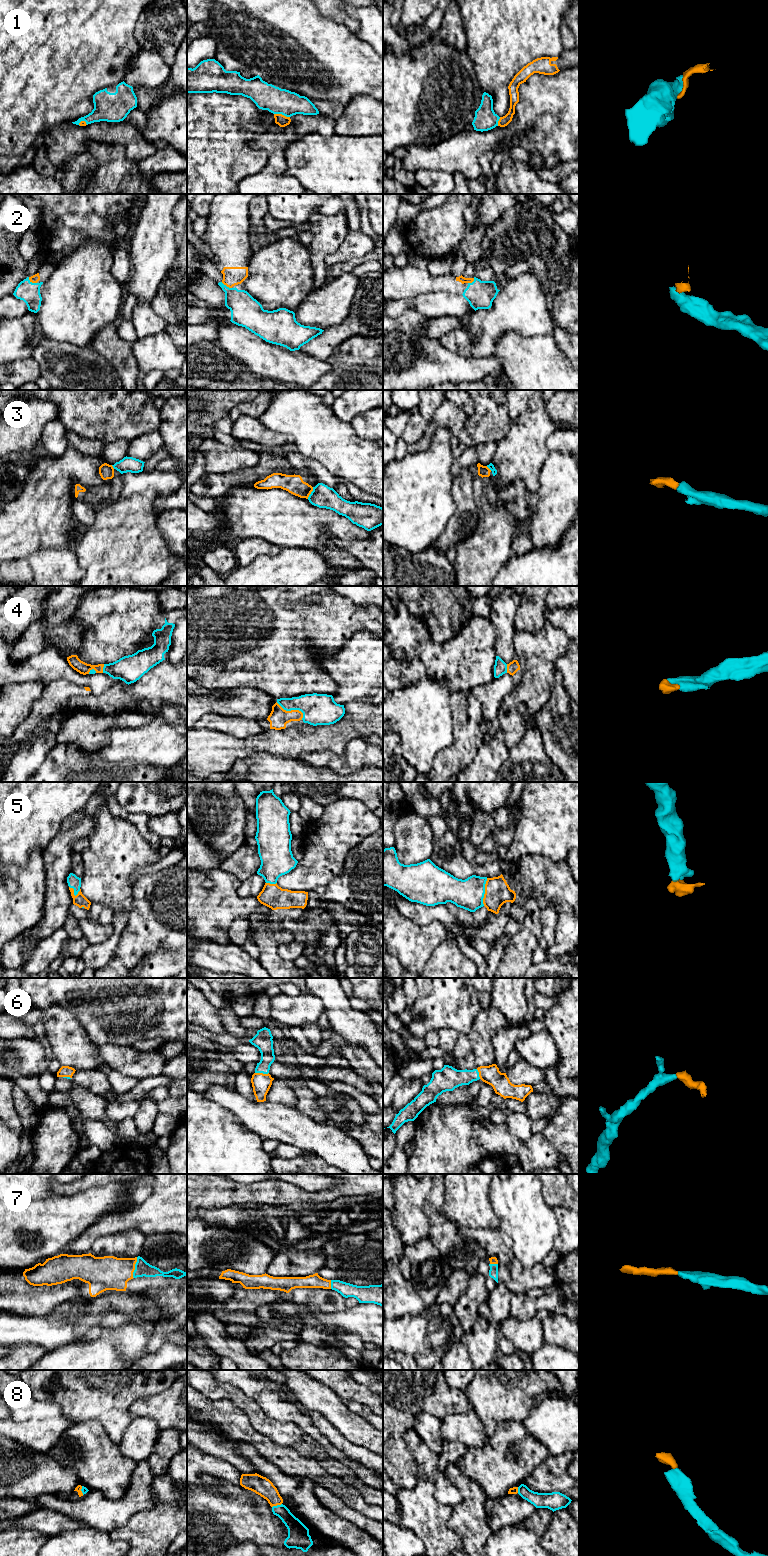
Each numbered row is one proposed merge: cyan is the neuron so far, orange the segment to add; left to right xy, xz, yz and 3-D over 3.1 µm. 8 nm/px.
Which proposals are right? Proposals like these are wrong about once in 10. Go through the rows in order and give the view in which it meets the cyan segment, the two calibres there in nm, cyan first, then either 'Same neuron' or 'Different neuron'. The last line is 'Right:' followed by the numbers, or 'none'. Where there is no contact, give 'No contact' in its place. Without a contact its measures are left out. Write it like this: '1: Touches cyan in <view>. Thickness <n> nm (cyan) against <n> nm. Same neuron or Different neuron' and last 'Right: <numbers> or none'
1: Touches cyan in xz. Thickness 220 nm (cyan) against 90 nm. Same neuron
2: Touches cyan in xy. Thickness 170 nm (cyan) against 70 nm. Same neuron
3: Touches cyan in xz. Thickness 190 nm (cyan) against 160 nm. Different neuron
4: Touches cyan in xz. Thickness 260 nm (cyan) against 160 nm. Same neuron
5: Touches cyan in yz. Thickness 240 nm (cyan) against 200 nm. Same neuron
6: Touches cyan in xz. Thickness 150 nm (cyan) against 160 nm. Same neuron
7: Touches cyan in xy. Thickness 120 nm (cyan) against 280 nm. Same neuron
8: Touches cyan in xz. Thickness 140 nm (cyan) against 150 nm. Same neuron
Right: 1, 2, 4, 5, 6, 7, 8

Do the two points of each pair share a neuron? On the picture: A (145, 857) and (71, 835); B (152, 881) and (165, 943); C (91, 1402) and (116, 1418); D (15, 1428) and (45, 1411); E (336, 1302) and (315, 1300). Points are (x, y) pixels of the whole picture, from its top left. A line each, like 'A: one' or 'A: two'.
A: two
B: one
C: one
D: one
E: one

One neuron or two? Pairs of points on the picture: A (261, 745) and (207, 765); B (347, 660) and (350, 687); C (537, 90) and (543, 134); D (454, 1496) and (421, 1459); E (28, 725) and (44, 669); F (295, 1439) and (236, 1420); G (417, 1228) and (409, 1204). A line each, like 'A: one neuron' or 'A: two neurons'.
A: one neuron
B: one neuron
C: one neuron
D: one neuron
E: two neurons
F: two neurons
G: one neuron

